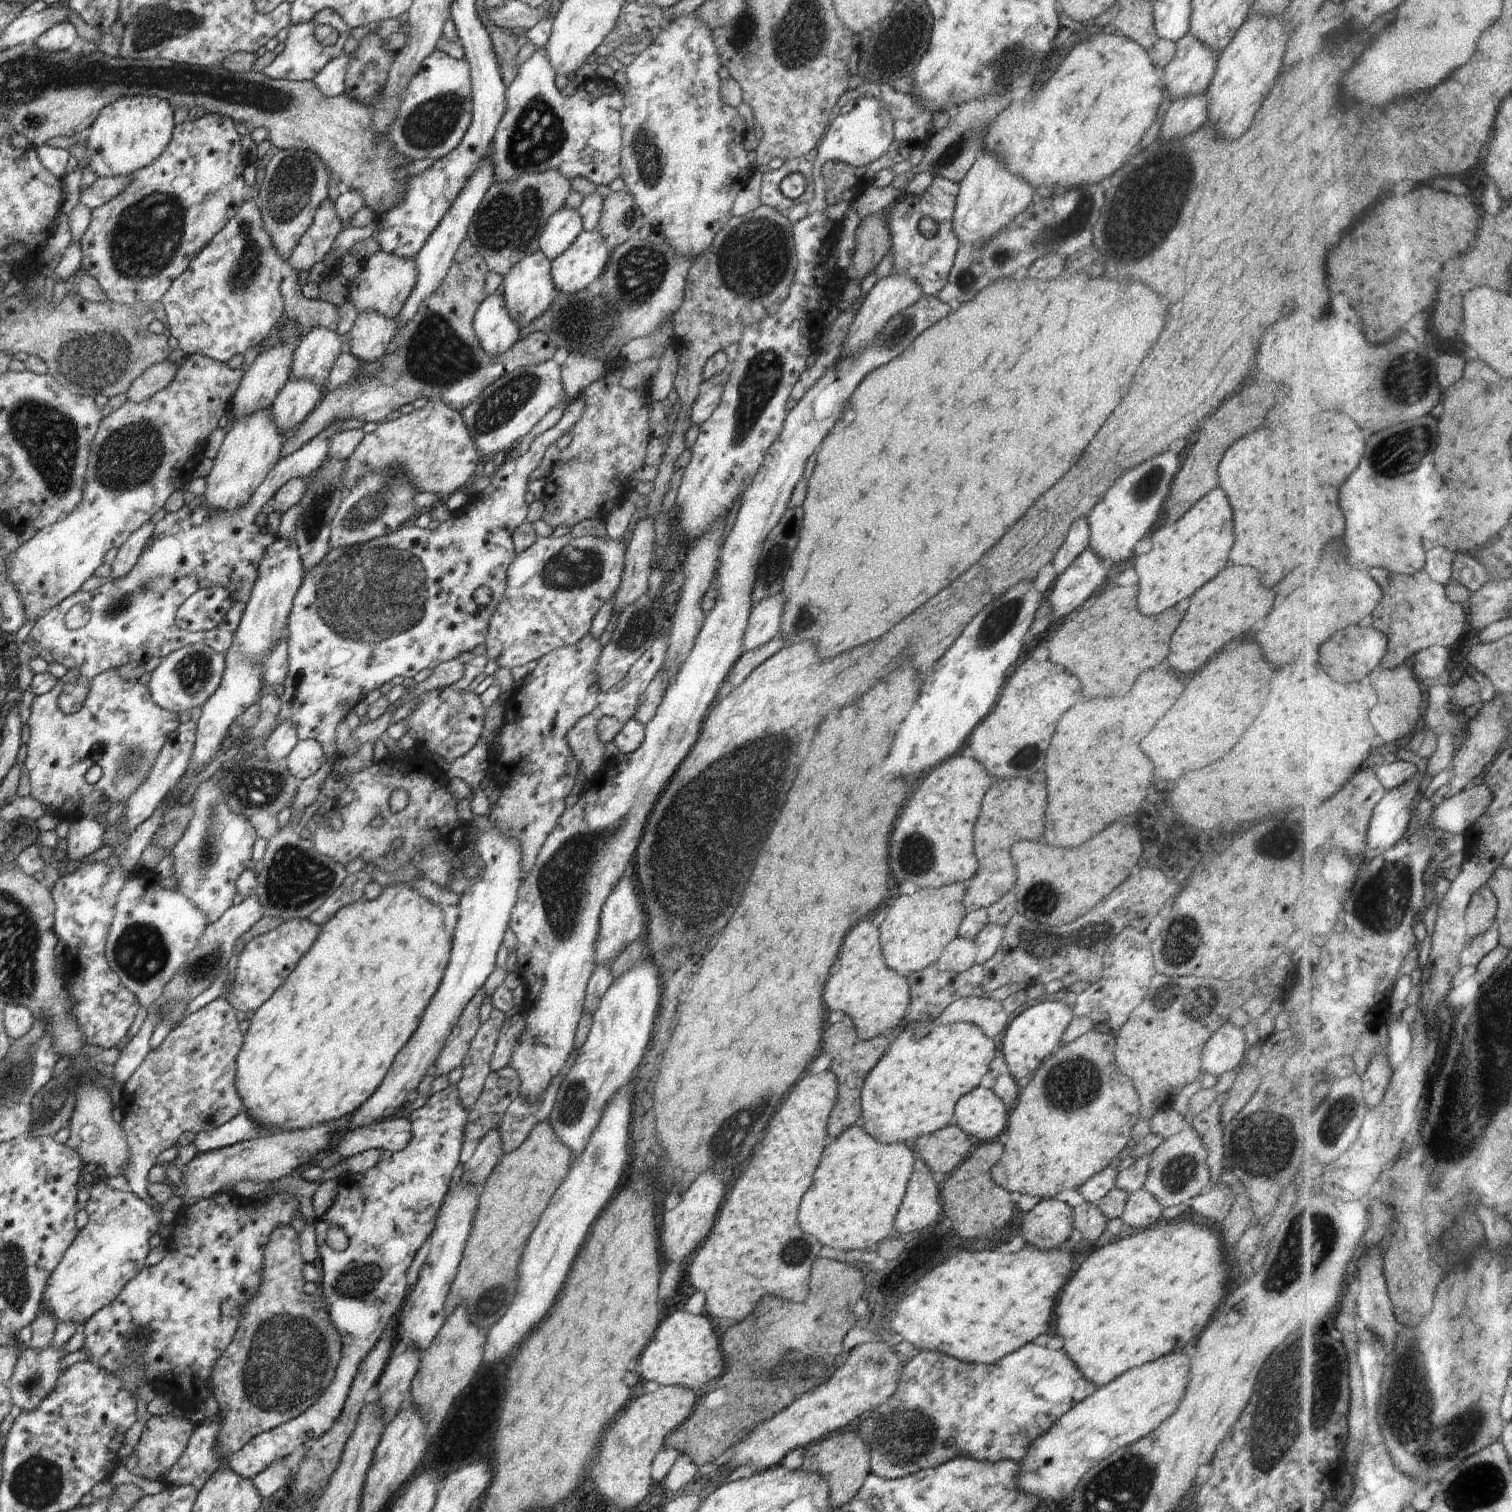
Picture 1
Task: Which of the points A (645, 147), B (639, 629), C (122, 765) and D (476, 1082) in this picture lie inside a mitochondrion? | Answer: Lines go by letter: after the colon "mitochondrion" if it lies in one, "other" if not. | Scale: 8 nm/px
A: mitochondrion
B: mitochondrion
C: mitochondrion
D: other

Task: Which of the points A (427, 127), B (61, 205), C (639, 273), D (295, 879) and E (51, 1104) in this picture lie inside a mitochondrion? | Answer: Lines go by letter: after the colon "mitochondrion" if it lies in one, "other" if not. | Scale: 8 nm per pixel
A: mitochondrion
B: other
C: mitochondrion
D: mitochondrion
E: mitochondrion

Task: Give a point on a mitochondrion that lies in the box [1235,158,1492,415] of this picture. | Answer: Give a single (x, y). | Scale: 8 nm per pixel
(1413, 377)

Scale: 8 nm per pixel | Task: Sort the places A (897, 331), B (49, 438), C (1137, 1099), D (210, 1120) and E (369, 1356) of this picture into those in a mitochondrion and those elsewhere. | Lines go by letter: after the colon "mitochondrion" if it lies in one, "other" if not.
A: mitochondrion
B: mitochondrion
C: other
D: other
E: other

